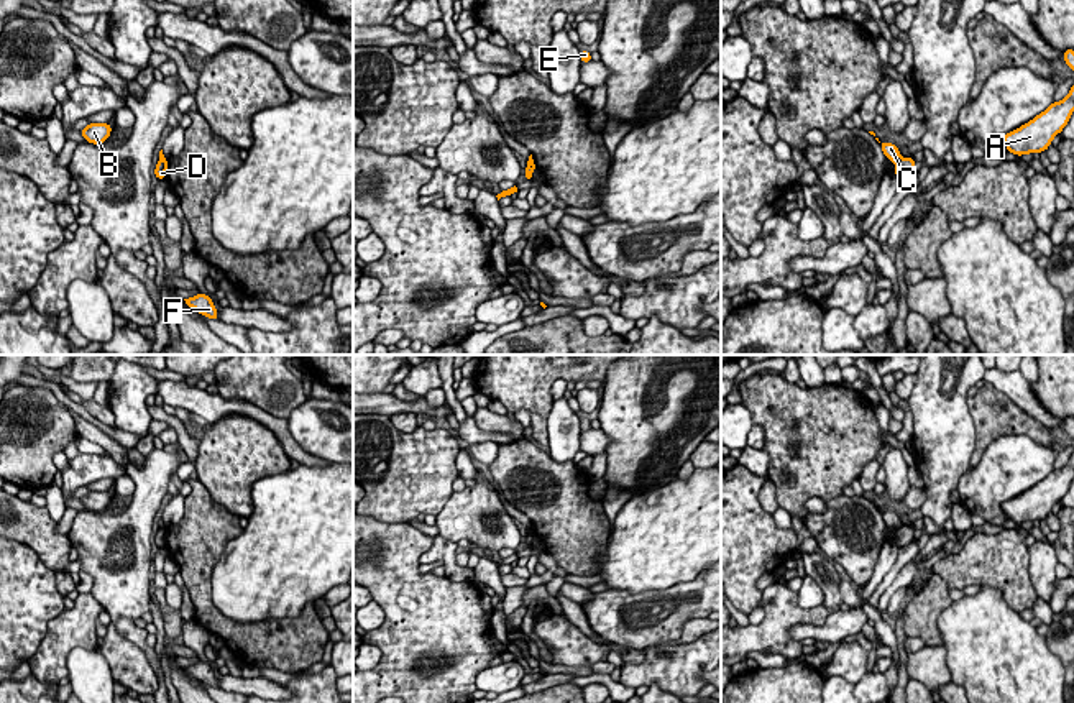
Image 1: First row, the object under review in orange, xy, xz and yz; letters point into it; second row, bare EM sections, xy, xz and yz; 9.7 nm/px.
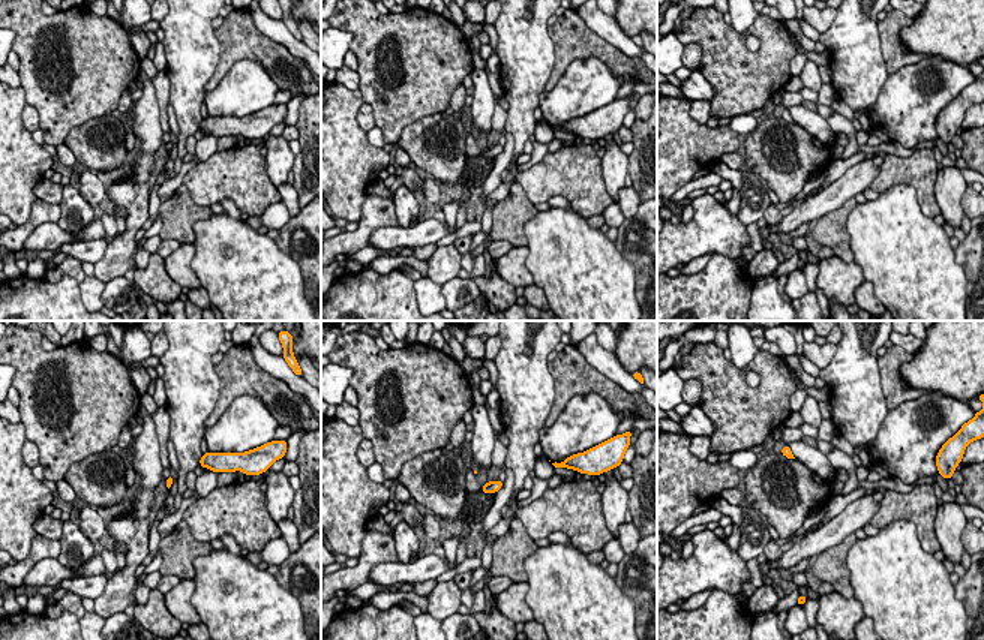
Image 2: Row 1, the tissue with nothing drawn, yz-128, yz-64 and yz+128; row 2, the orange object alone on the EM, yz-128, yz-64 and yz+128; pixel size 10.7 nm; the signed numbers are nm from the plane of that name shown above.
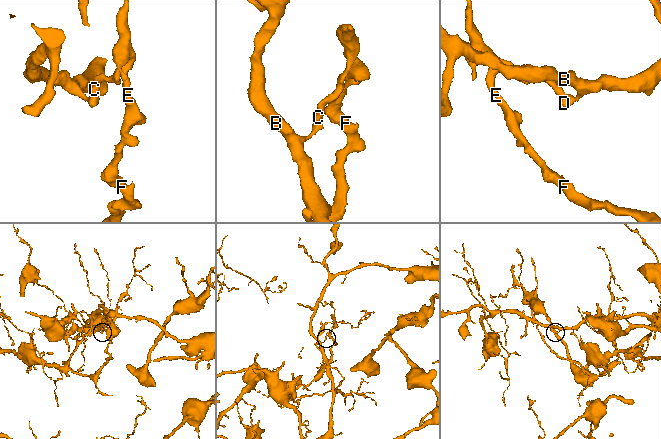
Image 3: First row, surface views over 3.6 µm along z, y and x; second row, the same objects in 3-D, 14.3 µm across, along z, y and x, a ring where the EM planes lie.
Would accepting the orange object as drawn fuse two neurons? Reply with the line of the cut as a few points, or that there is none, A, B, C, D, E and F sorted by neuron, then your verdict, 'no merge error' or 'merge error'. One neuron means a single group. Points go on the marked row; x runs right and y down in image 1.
cut in yz along (900, 156), (895, 163); A B D / C E F; merge error

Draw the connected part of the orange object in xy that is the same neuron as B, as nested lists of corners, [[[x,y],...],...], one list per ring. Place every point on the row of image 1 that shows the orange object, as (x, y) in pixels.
[[[90,123],[80,133],[87,143],[102,145],[110,136],[112,126],[108,123]]]

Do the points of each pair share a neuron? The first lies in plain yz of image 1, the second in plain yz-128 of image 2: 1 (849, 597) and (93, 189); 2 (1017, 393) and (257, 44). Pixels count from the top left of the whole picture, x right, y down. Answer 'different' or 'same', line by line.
1: same
2: different

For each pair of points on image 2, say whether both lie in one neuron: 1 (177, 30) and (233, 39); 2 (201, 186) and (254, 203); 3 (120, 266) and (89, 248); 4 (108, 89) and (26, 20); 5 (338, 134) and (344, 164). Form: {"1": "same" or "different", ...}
{"1": "different", "2": "same", "3": "different", "4": "same", "5": "same"}

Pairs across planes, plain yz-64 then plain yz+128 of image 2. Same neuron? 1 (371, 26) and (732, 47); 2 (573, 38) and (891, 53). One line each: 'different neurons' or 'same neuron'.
1: same neuron
2: same neuron

